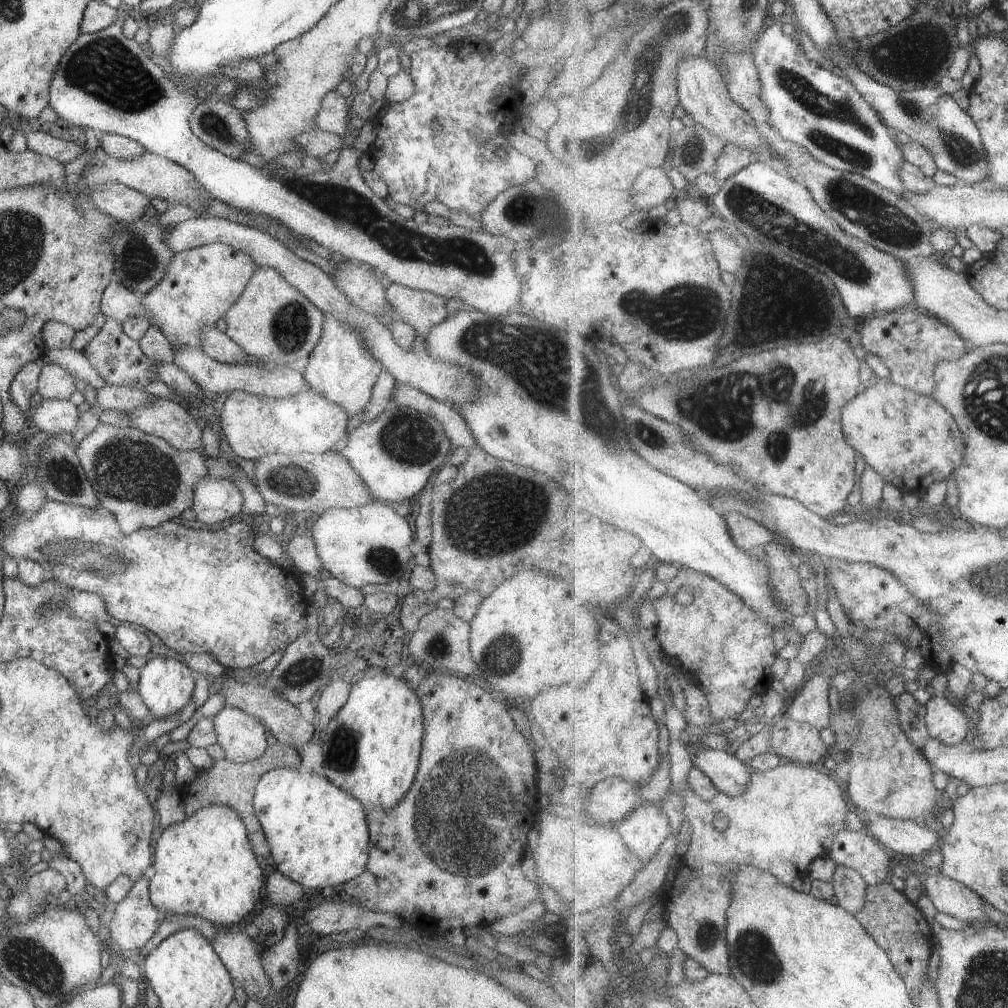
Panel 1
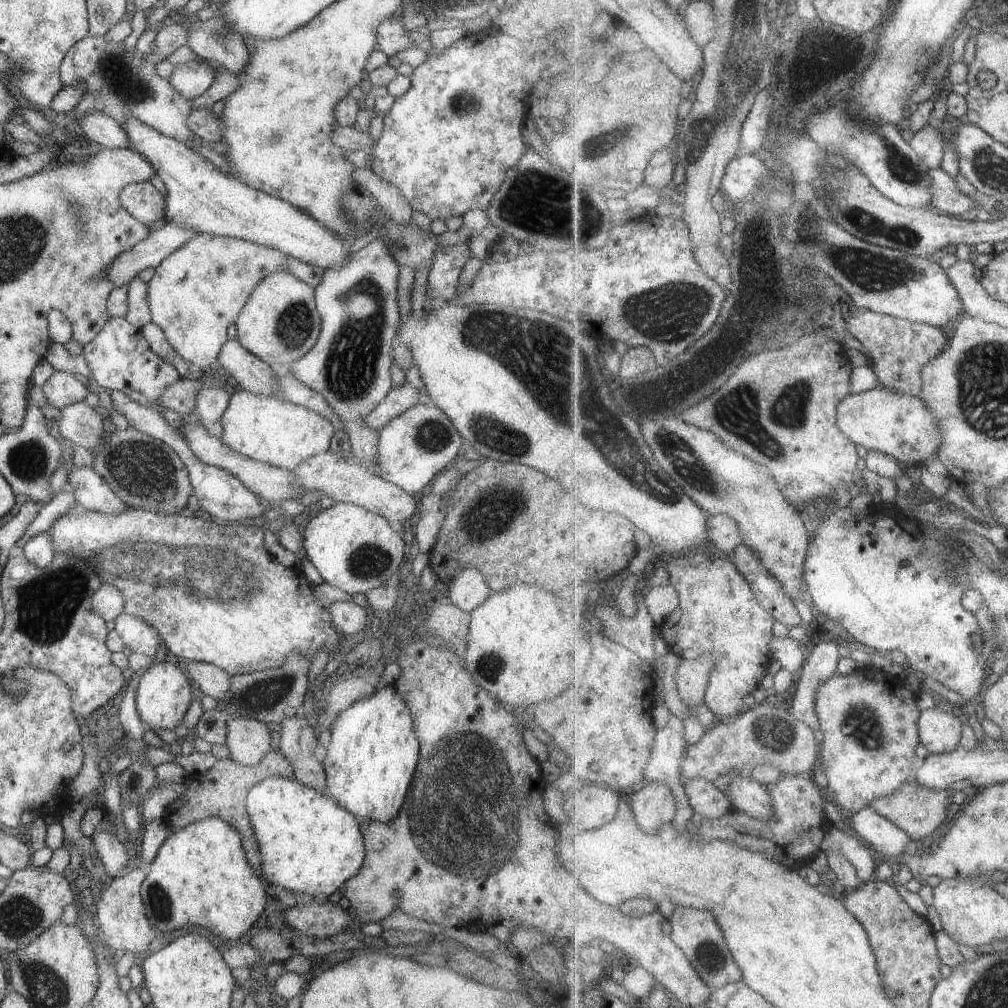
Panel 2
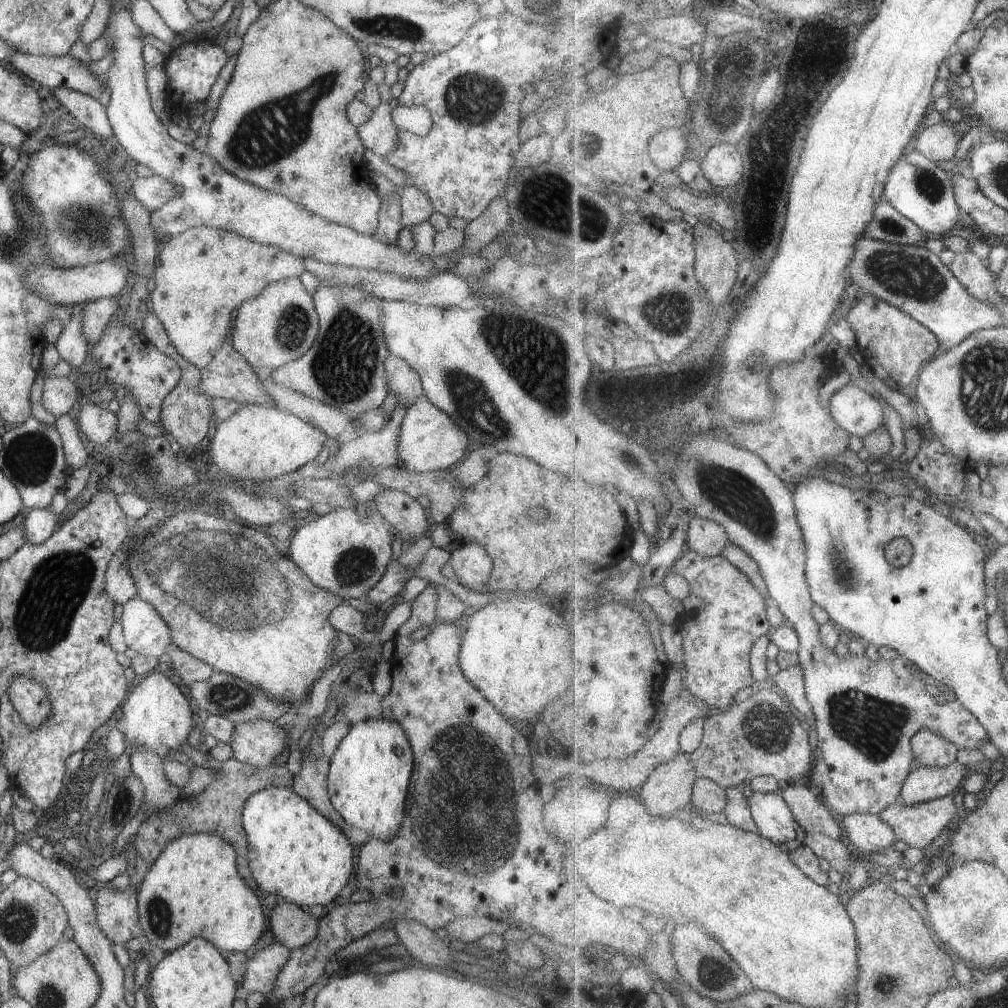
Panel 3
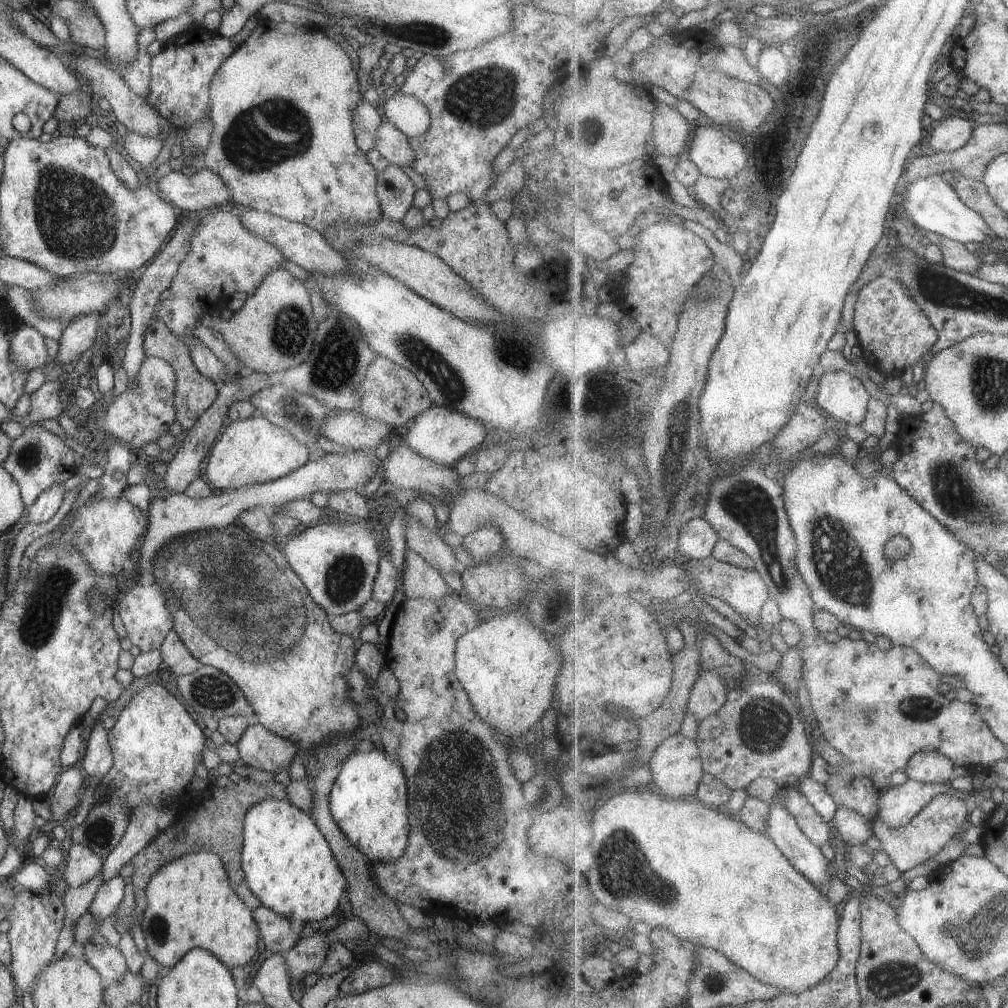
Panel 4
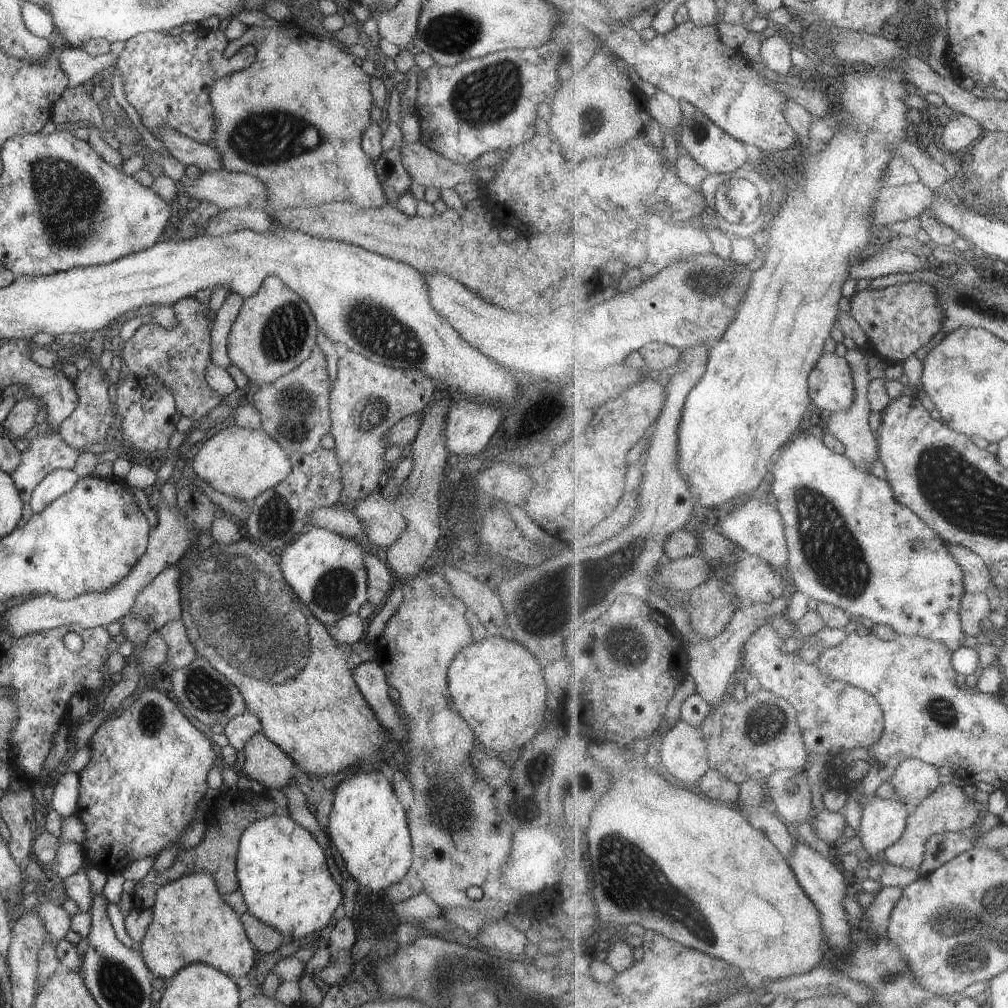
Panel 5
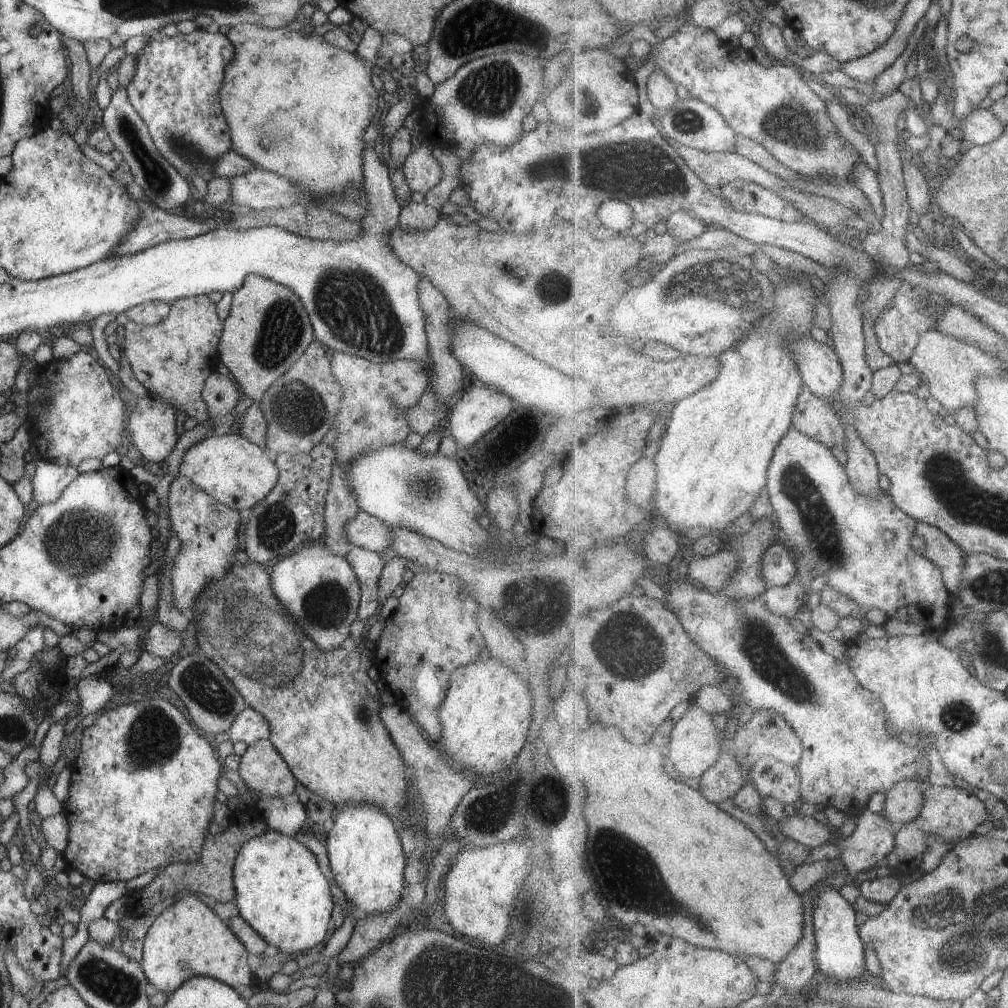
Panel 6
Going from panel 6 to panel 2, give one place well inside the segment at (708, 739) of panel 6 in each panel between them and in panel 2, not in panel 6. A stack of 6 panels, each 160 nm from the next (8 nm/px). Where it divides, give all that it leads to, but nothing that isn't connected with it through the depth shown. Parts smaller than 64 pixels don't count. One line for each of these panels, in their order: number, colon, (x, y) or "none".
2: (653, 803)
3: (669, 789)
4: (676, 768)
5: (684, 752)

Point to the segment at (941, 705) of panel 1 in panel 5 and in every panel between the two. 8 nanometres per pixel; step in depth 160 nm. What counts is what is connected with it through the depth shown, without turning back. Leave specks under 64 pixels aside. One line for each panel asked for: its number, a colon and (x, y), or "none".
2: (939, 732)
3: (933, 750)
4: (931, 767)
5: (914, 780)

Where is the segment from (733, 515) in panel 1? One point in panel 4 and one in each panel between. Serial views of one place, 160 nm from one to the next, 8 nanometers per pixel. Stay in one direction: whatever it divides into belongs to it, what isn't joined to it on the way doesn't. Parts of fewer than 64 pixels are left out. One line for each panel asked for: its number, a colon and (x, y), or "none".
2: (726, 535)
3: (708, 538)
4: (696, 540)

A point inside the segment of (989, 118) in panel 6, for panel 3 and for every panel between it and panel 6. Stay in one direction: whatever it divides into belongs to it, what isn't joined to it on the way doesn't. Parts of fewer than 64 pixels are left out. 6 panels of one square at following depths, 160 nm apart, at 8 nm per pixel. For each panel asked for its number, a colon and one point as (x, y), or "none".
3: (939, 143)
4: (954, 133)
5: (962, 130)

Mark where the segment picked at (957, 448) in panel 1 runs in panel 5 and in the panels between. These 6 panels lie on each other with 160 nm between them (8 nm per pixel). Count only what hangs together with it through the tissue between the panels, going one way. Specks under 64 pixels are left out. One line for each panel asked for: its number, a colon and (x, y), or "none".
2: (880, 420)
3: (857, 412)
4: (842, 396)
5: (832, 388)

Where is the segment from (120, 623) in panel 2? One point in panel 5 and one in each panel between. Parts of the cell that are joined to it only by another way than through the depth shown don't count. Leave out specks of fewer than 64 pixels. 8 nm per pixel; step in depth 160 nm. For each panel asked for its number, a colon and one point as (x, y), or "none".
3: (144, 631)
4: (146, 619)
5: (158, 602)

